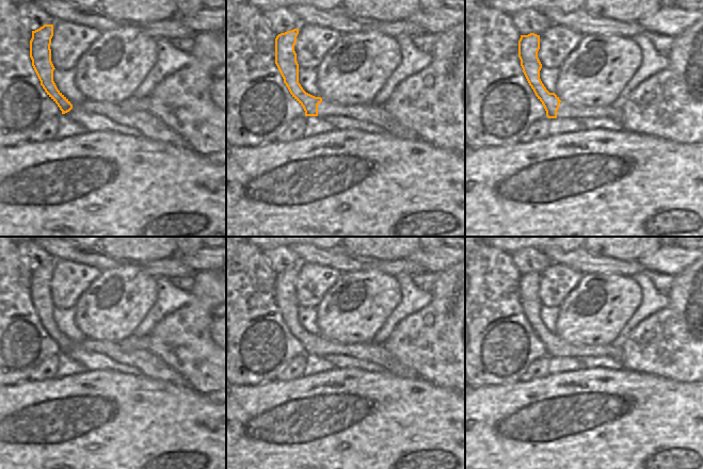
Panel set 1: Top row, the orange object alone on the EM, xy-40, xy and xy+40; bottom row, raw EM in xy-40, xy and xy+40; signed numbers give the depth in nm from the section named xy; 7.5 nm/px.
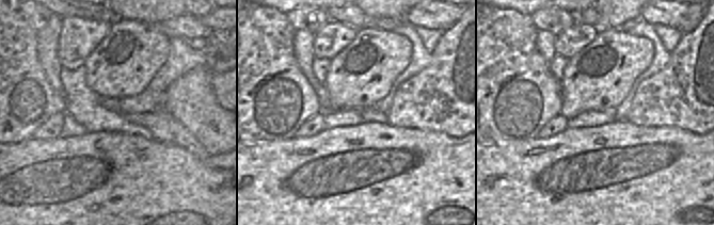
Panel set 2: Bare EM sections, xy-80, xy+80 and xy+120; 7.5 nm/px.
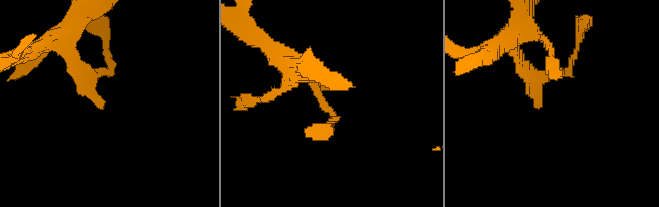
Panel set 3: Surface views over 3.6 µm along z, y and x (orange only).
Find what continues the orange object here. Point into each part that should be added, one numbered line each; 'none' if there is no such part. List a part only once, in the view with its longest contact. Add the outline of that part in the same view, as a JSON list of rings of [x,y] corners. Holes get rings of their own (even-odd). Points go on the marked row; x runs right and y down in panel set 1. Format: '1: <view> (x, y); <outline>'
none

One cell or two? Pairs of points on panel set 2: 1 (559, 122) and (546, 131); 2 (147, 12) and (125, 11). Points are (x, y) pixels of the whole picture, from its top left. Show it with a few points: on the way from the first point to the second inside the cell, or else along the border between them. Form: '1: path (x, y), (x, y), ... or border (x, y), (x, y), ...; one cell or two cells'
1: path (556, 125), (551, 125), (550, 128); one cell
2: path (142, 11), (130, 11); one cell

